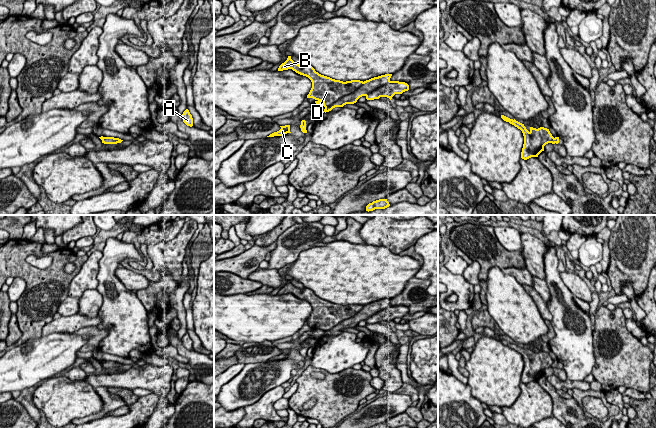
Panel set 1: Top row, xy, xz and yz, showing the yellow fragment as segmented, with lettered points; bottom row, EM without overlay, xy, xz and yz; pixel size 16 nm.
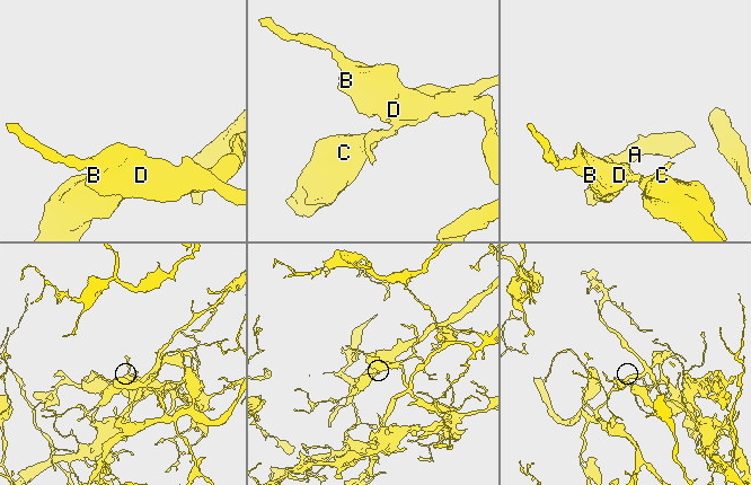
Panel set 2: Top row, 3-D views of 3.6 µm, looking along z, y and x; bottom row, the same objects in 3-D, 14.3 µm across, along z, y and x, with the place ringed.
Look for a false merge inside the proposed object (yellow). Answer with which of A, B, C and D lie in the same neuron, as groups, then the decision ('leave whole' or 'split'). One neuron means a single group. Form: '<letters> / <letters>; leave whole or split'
A B D / C; split

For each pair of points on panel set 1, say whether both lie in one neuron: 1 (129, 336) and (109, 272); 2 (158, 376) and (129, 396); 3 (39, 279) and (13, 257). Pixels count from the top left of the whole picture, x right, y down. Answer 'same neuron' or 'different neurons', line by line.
1: same neuron
2: different neurons
3: same neuron

